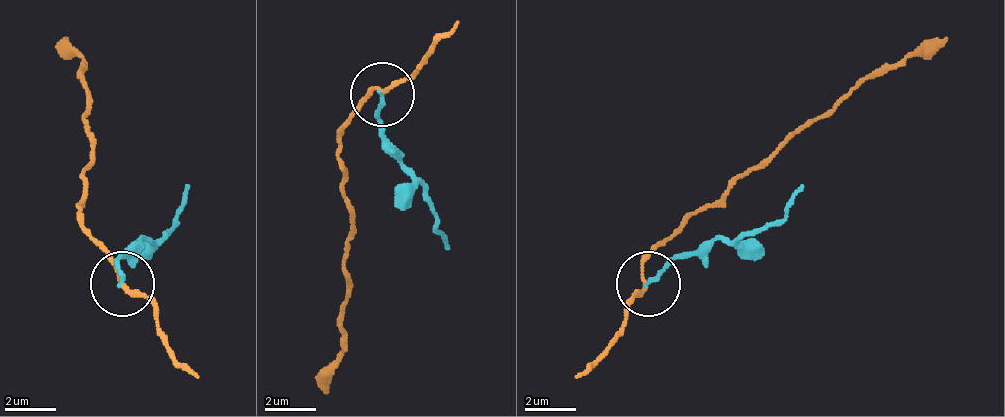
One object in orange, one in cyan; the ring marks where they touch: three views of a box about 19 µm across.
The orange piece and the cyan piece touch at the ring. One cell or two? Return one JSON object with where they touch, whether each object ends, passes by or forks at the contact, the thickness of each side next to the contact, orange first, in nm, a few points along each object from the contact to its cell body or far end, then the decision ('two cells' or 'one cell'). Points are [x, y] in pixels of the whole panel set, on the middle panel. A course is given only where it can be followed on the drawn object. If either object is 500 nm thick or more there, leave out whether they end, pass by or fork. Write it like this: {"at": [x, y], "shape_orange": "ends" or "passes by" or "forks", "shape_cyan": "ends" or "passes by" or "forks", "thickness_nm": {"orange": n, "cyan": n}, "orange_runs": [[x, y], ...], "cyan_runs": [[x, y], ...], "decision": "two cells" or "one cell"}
{"at": [382, 94], "shape_orange": "passes by", "shape_cyan": "ends", "thickness_nm": {"orange": 150, "cyan": 160}, "orange_runs": [[383, 89], [377, 89], [338, 141], [351, 211], [345, 352], [326, 391]], "cyan_runs": [[383, 96], [383, 141], [428, 211], [447, 250]], "decision": "two cells"}

